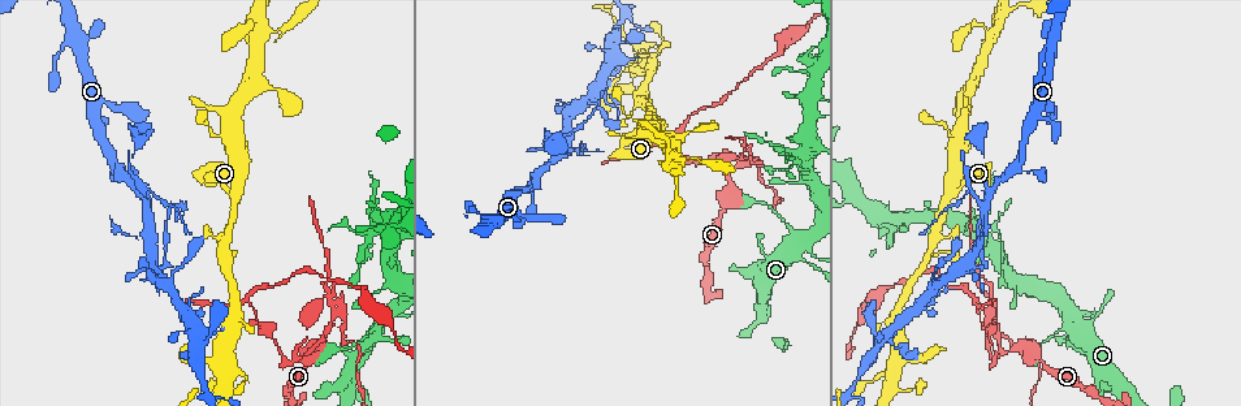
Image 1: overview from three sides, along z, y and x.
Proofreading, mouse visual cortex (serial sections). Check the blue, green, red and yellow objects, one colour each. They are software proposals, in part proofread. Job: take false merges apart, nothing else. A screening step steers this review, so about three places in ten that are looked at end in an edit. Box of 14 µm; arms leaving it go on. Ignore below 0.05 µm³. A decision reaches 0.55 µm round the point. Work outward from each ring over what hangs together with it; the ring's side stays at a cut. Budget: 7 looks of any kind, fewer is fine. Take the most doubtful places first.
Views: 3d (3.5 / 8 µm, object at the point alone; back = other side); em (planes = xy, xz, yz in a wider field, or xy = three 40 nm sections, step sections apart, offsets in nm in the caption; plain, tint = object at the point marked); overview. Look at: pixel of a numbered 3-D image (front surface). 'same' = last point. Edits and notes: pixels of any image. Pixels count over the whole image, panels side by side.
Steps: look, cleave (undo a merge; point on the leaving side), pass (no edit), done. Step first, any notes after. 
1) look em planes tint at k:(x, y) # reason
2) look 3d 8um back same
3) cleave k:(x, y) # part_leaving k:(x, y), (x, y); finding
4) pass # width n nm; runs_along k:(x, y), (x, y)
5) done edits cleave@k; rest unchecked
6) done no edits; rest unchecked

look 3d 3.5um at 1:(310, 353) # branch point

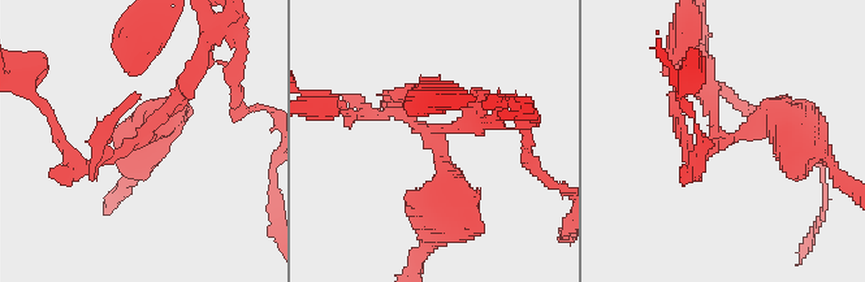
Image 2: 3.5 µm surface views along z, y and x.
look em xy step 5 tint at 2:(141, 138) # arms 3; arm_widths 150, 200, 500 nm; now the EM

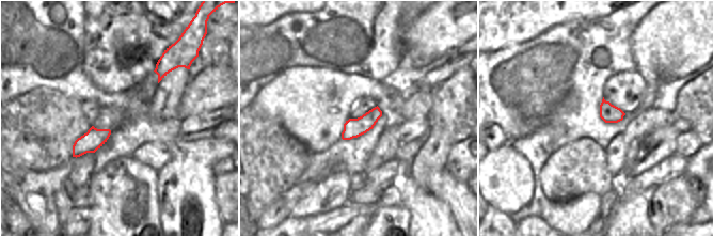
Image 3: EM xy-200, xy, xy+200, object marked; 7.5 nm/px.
cleave 2:(714, 95) # part_leaving 2:(744, 133), (697, 168), (700, 144); two cells meet here

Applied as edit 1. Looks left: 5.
look overview

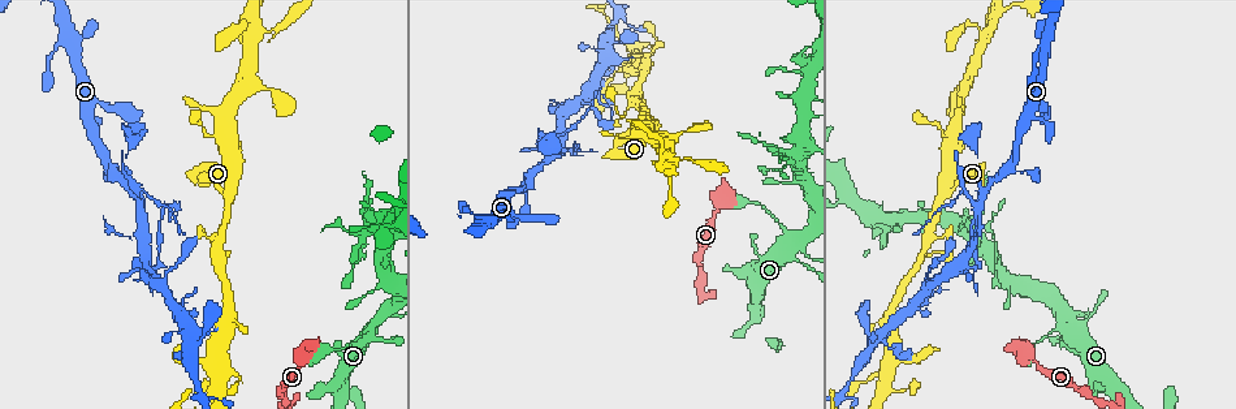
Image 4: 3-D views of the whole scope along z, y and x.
look em planes tint at 4:(548, 157) # thin arm on a thick one

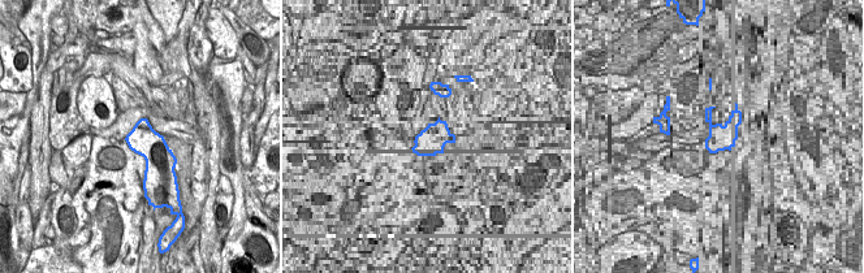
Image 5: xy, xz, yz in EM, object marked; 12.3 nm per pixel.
look 3d 3.5um same # see where the arms go

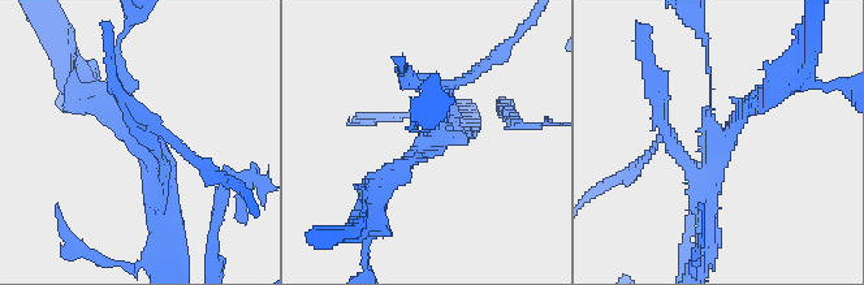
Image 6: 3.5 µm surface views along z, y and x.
cleave 6:(154, 117) # arm_widths 100, 250, 250 nm; two cells meet here

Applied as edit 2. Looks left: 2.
done edits cleave@2, cleave@6; rest unchecked

